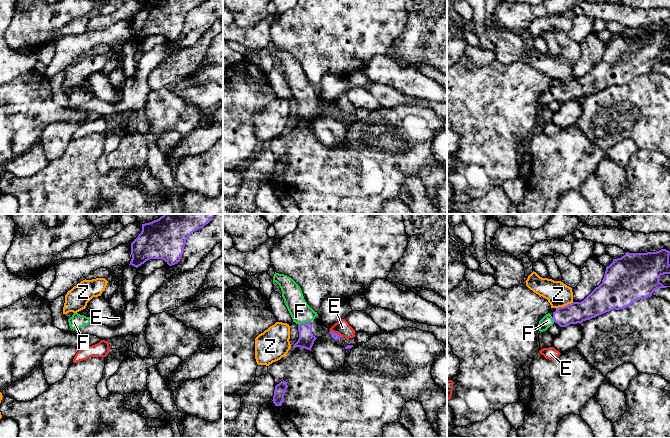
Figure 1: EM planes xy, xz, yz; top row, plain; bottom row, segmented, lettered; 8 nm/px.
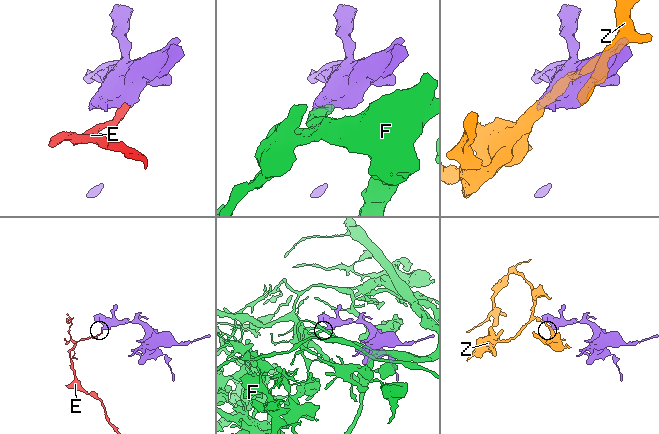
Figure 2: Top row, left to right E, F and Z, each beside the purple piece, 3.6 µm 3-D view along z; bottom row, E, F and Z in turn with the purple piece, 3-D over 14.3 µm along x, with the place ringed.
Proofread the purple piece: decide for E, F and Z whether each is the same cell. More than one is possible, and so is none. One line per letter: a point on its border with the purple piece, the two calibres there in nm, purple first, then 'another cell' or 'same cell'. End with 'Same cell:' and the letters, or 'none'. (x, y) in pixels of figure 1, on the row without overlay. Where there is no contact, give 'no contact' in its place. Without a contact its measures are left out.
E: xz (336, 109) | 60/120 nm | another cell
F: xz (304, 99) | 130/170 nm | same cell
Z: yz (564, 82) | 190/200 nm | another cell
Same cell: F

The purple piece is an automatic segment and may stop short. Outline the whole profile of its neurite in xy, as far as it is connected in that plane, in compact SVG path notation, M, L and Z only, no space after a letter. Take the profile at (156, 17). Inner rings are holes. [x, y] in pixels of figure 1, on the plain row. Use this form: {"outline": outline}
{"outline": "M142 0L142 7L131 19L132 35L129 41L136 44L150 35L162 35L169 42L177 40L183 30L188 13L206 0Z"}

